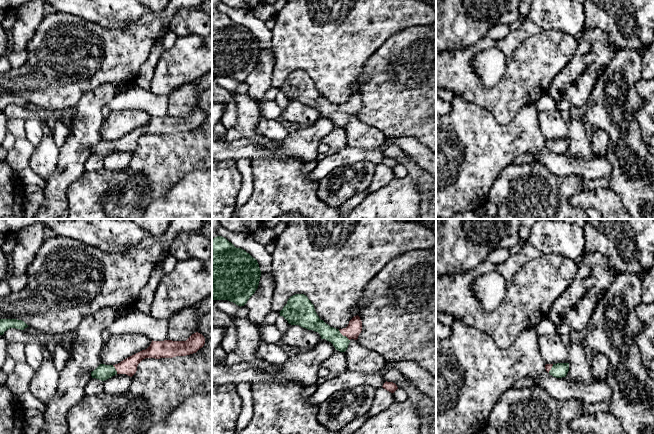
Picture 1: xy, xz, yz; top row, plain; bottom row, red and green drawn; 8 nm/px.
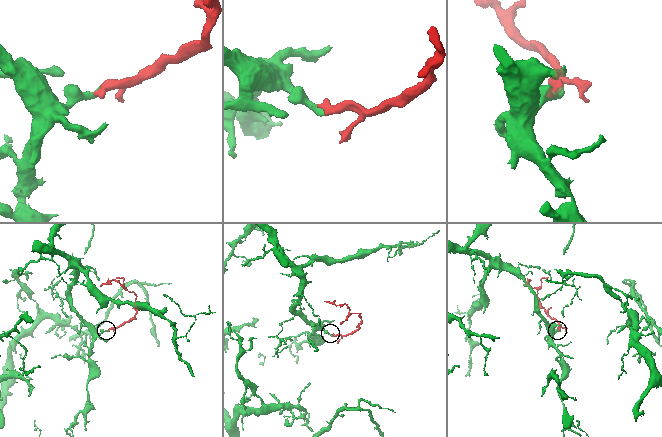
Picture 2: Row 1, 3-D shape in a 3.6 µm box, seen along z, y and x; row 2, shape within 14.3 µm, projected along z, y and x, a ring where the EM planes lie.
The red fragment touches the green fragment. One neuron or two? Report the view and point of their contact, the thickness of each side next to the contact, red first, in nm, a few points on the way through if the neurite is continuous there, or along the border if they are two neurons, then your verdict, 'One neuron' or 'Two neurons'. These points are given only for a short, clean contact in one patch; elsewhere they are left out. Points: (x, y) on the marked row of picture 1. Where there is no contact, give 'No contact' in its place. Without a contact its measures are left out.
Touches red at xz (343, 335). Thickness 120 nm (red) against 120 nm. Path across: xz (354, 328), (343, 335), (333, 335). One neuron

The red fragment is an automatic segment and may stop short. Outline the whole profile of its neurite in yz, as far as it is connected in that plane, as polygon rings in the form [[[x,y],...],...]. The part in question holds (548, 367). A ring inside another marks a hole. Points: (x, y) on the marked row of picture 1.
[[[569,363],[546,364],[545,369],[553,377],[562,378],[569,371]]]

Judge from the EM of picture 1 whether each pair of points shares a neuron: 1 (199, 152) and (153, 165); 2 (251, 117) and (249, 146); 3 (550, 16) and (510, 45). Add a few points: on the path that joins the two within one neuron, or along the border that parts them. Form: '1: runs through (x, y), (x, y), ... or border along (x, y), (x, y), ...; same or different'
1: runs through (188, 152), (182, 152), (164, 159); same
2: border along (227, 141), (251, 139), (270, 151); different
3: border along (527, 17), (538, 28), (559, 30); different

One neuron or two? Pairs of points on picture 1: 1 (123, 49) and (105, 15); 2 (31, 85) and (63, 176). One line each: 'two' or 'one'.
1: two
2: two

